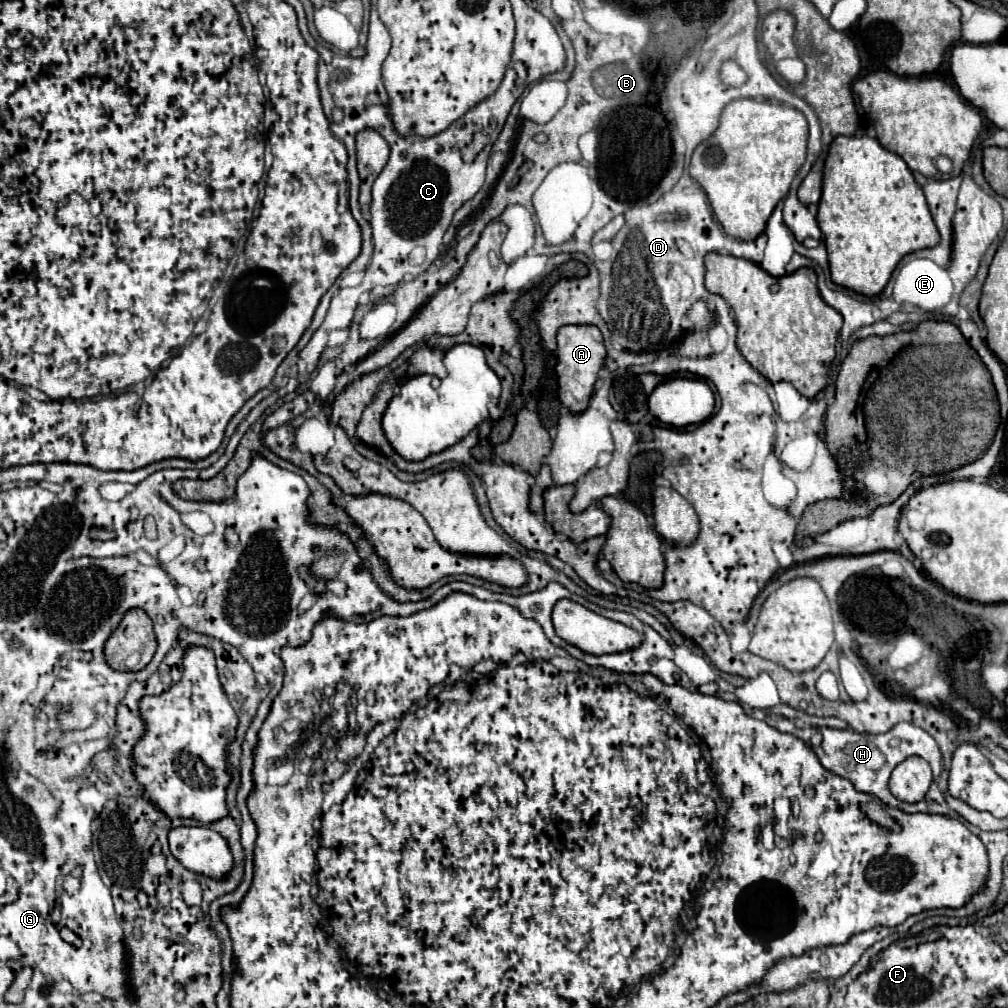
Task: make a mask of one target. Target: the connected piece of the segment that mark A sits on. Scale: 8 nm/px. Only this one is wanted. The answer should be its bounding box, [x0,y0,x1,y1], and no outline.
[558,326,606,412]

